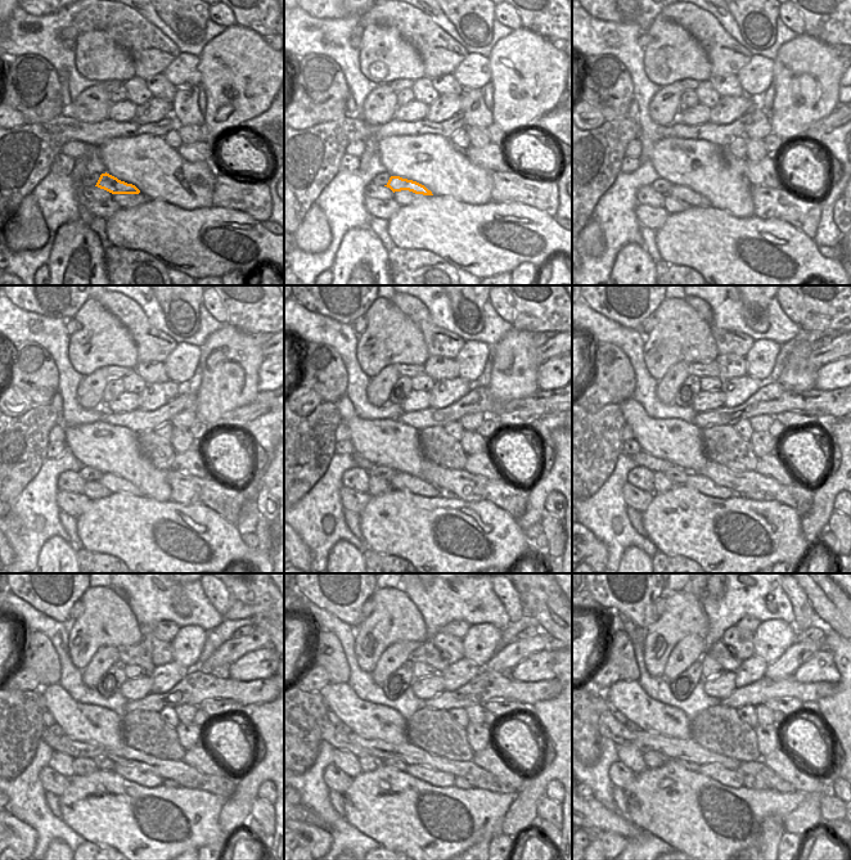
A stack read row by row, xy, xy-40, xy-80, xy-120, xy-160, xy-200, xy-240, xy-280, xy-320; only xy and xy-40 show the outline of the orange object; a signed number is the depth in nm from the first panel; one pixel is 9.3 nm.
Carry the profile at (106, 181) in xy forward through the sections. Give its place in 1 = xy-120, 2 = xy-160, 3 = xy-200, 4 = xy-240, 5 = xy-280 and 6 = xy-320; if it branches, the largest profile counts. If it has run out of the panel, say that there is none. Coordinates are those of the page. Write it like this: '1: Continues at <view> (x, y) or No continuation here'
1: Continues at xy-120 (109, 481)
2: Continues at xy-160 (401, 481)
3: Continues at xy-200 (706, 486)
4: Continues at xy-240 (133, 774)
5: Continues at xy-280 (435, 778)
6: Continues at xy-320 (730, 778)

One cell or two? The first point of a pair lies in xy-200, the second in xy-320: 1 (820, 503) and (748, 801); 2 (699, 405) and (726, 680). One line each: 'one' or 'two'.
1: two
2: one

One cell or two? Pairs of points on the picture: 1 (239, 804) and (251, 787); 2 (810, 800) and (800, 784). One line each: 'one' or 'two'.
1: one
2: two

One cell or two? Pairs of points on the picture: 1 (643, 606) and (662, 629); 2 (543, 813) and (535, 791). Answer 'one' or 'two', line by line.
1: two
2: two

